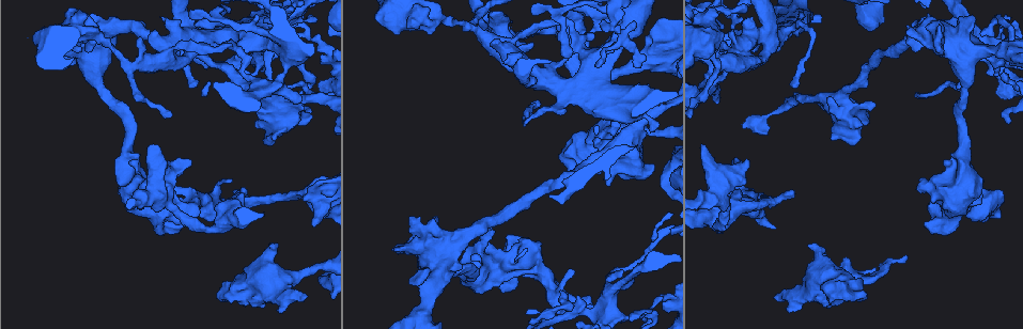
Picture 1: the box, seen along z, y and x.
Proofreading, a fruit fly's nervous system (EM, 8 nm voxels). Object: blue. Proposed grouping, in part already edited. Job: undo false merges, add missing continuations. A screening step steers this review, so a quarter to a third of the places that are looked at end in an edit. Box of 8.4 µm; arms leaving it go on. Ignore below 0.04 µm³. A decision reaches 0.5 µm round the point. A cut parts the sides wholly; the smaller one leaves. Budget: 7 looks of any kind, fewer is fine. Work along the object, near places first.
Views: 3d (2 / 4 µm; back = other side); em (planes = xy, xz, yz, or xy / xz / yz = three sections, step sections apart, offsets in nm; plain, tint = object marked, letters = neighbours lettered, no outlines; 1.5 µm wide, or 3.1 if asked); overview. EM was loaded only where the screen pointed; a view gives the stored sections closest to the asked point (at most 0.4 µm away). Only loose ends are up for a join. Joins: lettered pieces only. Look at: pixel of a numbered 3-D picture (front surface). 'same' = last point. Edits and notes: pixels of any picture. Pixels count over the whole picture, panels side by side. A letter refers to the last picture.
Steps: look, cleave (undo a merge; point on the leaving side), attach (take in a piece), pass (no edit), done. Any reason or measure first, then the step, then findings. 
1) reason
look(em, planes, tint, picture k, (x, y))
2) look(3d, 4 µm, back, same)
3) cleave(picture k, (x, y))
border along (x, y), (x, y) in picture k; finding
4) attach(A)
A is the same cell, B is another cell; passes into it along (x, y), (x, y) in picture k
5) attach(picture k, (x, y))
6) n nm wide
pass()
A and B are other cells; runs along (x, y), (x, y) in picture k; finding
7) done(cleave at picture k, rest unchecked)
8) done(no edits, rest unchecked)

look(em, xy, step 4, tint, picture 1, (945, 233))

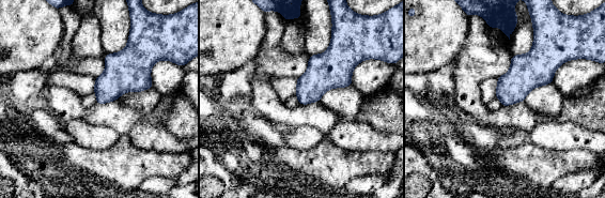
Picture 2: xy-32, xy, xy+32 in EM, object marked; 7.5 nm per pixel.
cut it another way
look(em, planes, letters, same)

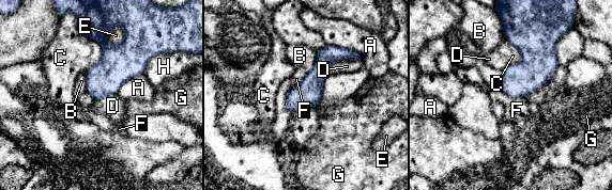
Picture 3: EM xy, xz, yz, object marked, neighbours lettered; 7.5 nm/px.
pass()
A, B, C, D, E, F, G and H are other cells; runs along (357, 57), (333, 54), (293, 110) in picture 3; none of them fits

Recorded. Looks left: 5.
tapers out
look(em, planes, letters, picture 1, (231, 181))

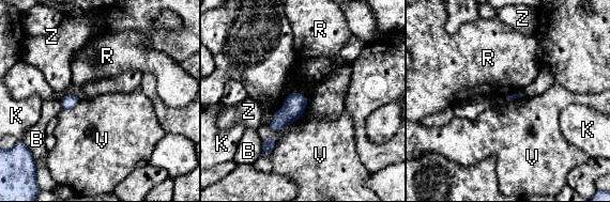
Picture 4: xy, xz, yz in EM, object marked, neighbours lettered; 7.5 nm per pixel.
pass()
B, K, R, V and Z are other cells; border along (308, 102), (301, 115), (293, 121) in picture 4; no lettered piece goes on from it

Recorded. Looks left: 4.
an open end
look(em, planes, tint, picture 1, (905, 43))

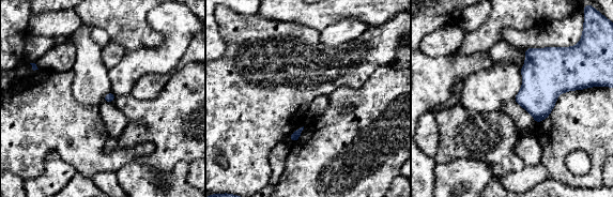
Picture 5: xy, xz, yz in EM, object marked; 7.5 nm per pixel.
what lies round it
look(em, planes, letters, same)

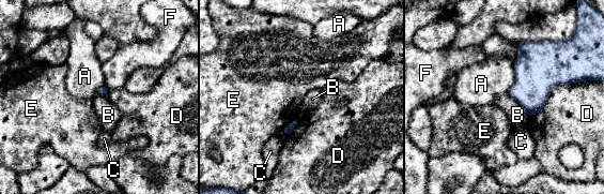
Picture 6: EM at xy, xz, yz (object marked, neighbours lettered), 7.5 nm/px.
D touches over 480 nm
pass()
A, B, C, D, E and F are other cells; border along (514, 61), (515, 79), (507, 94) in picture 6; no lettered piece goes on from it

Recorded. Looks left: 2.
done(no edits, rest unchecked)

